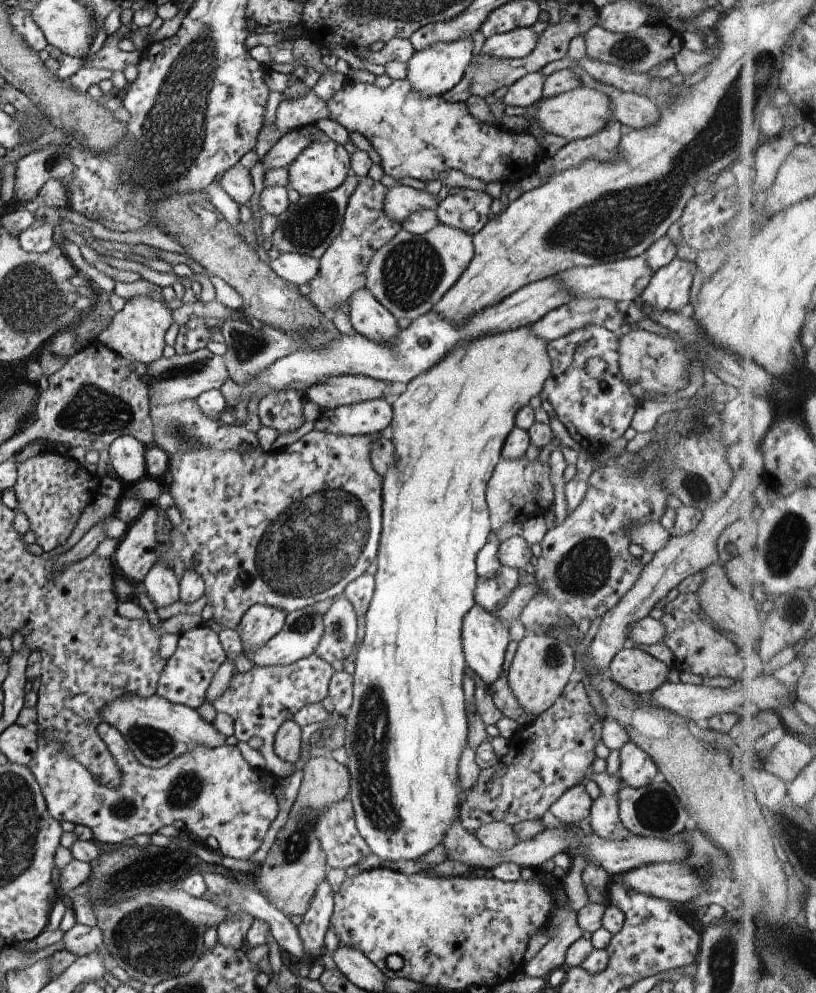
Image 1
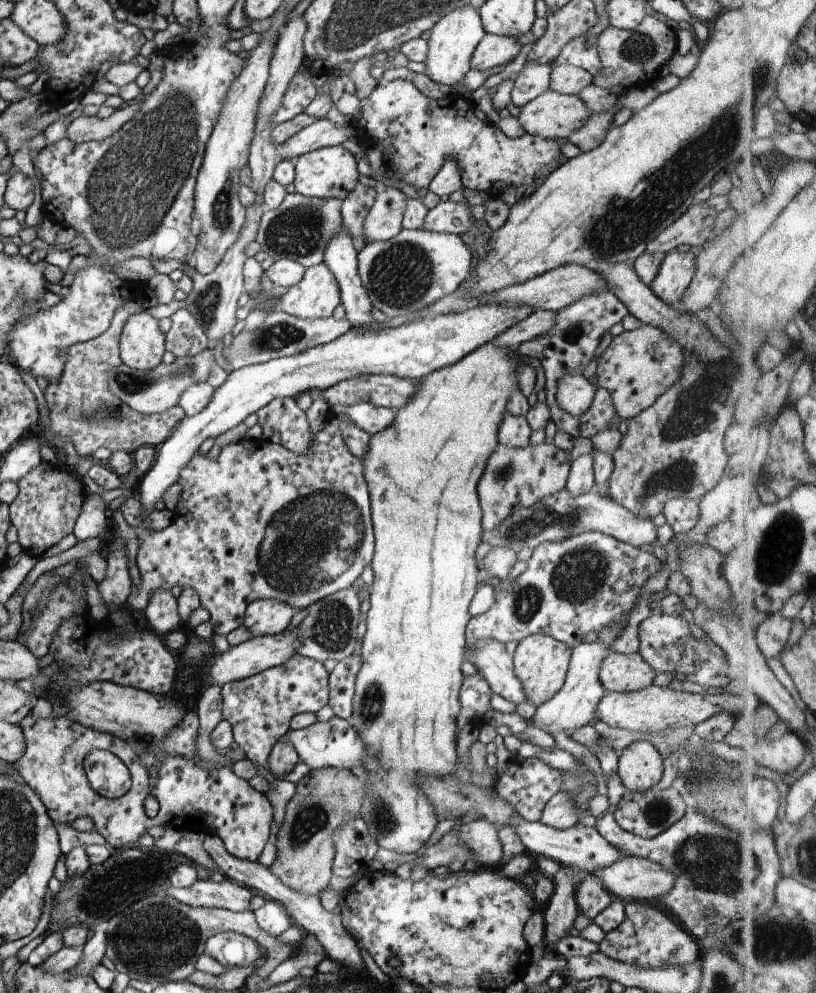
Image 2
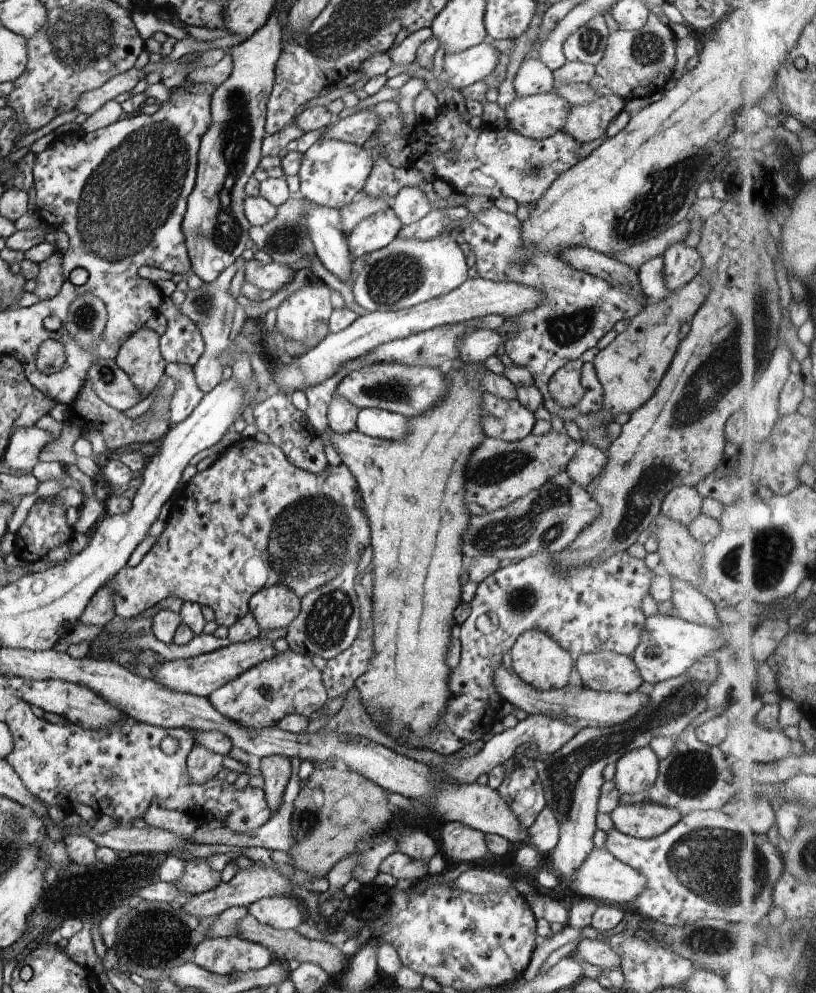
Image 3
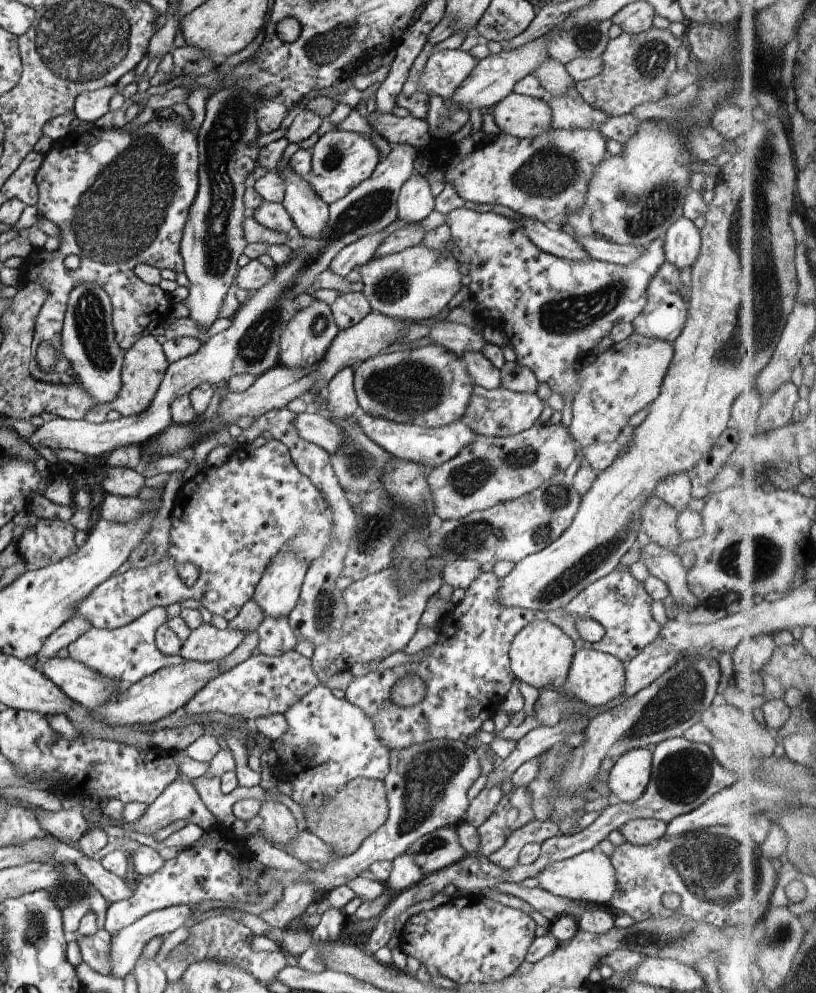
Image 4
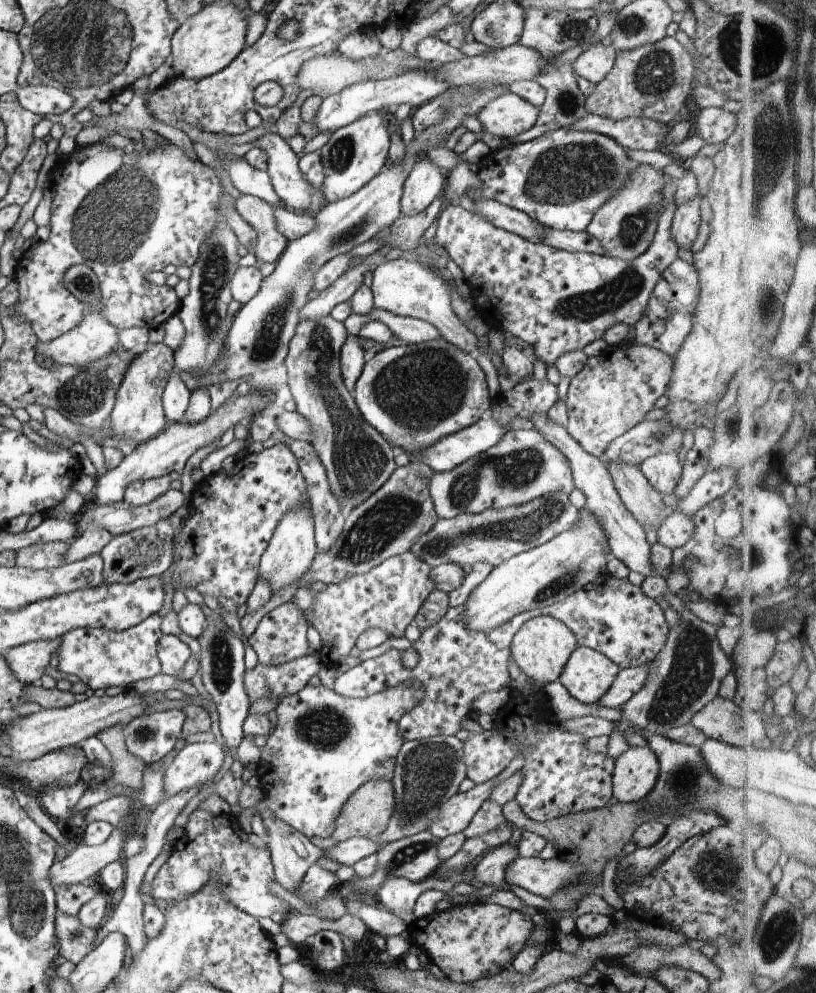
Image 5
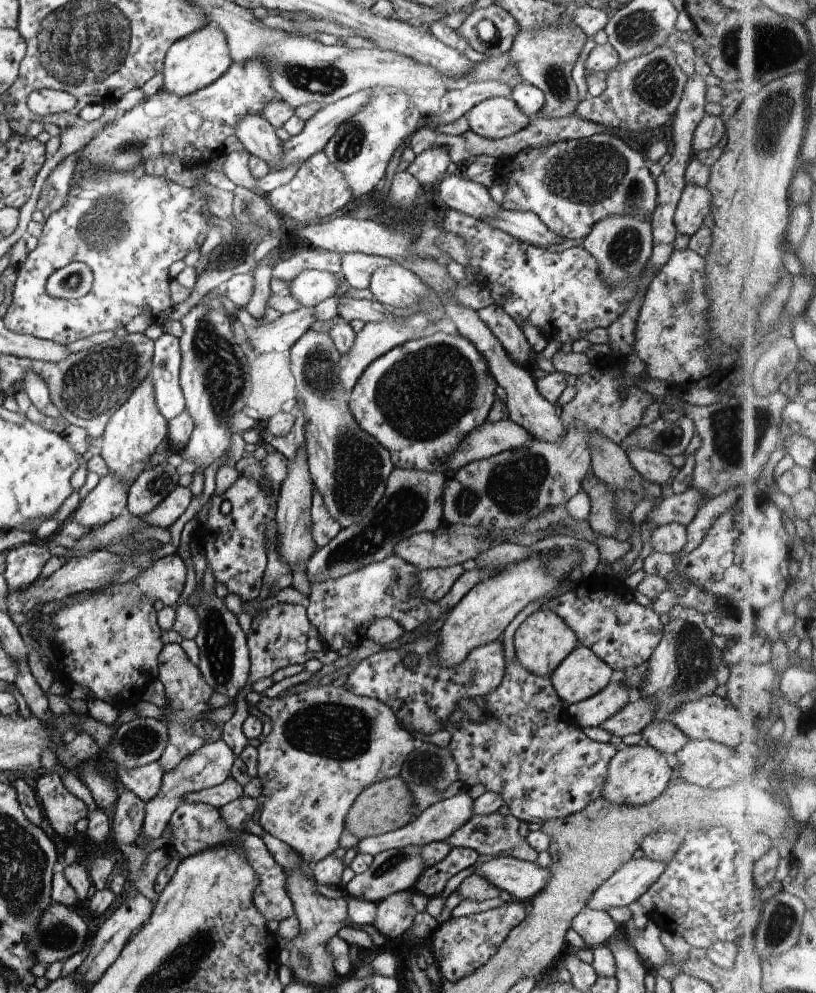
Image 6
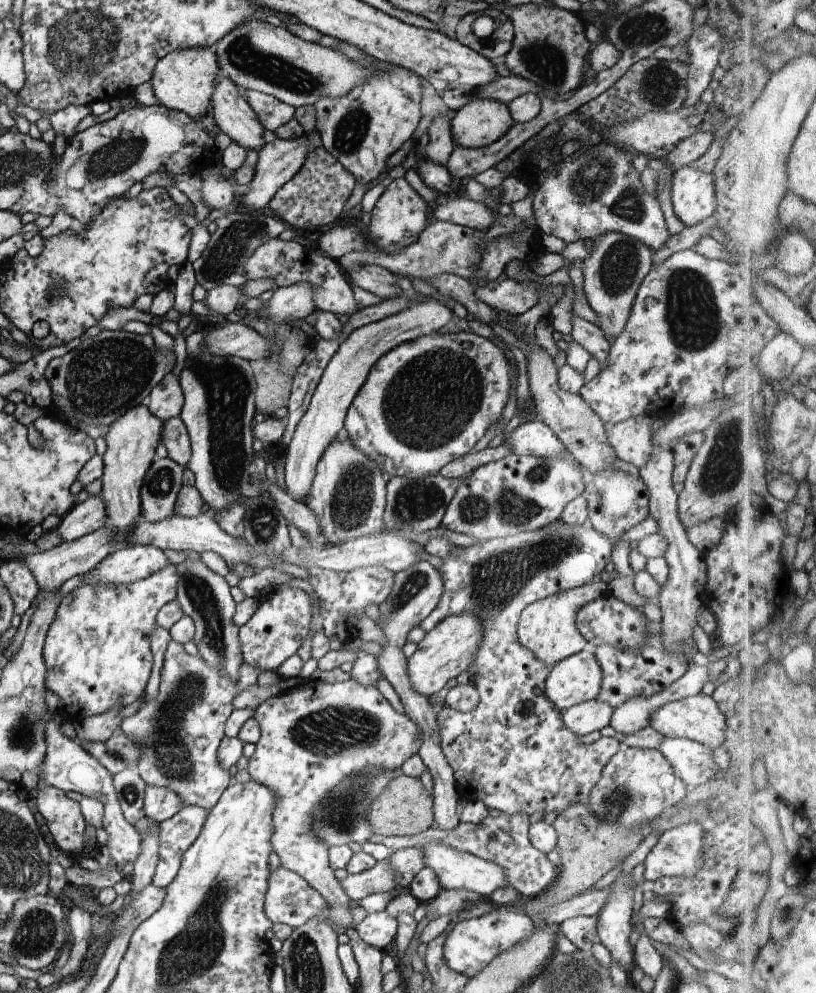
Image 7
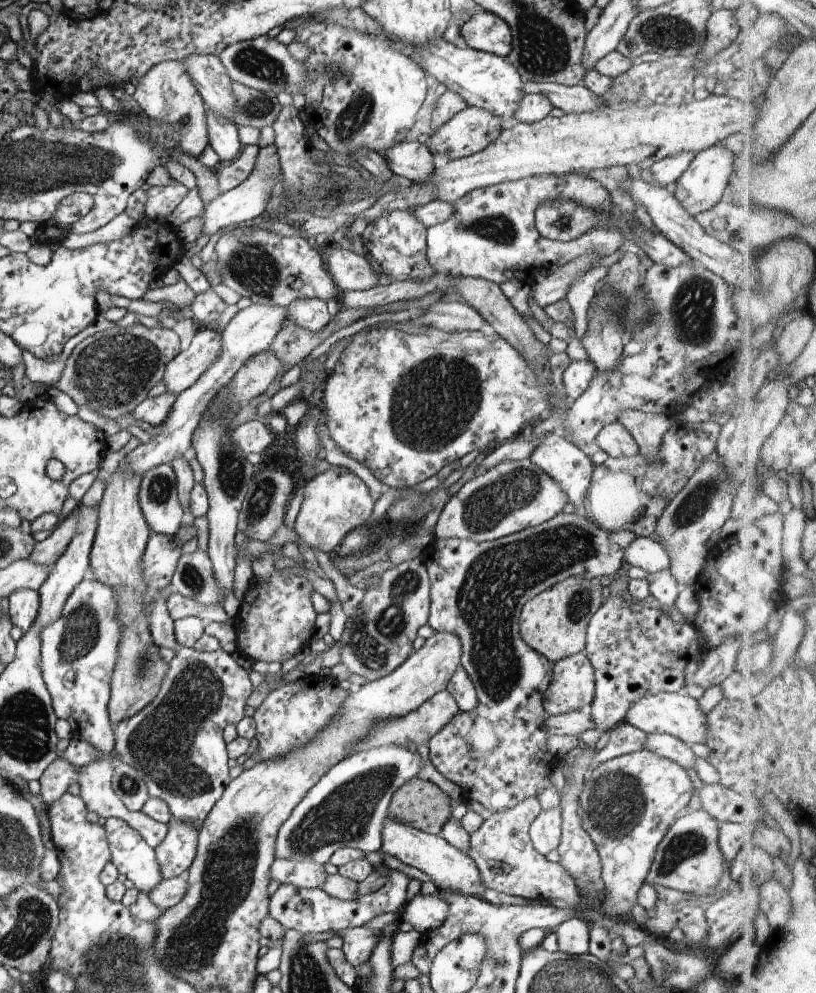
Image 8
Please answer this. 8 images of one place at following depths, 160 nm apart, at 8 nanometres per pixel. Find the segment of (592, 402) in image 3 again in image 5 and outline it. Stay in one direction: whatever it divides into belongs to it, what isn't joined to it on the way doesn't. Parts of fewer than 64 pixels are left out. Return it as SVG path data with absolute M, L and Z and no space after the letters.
M670 179L663 188L665 207L657 221L652 244L640 256L625 263L622 259L595 255L594 253L571 253L554 249L544 243L533 243L516 233L497 227L476 212L468 211L461 205L448 205L440 212L438 229L433 237L438 246L444 248L462 270L471 288L471 301L476 314L490 327L516 336L516 340L531 344L533 360L552 366L563 354L582 351L586 344L603 338L604 332L615 324L633 326L644 314L652 291L662 273L678 258L679 246L671 235L671 222L678 207L675 204L676 180Z

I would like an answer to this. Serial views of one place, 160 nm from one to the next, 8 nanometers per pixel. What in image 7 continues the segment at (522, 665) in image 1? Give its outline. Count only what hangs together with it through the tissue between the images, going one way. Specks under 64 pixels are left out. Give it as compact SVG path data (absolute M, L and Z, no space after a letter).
M603 581L588 582L581 587L569 589L558 596L550 595L537 599L529 604L522 612L517 624L517 637L519 643L526 647L532 654L548 667L558 664L561 660L589 648L587 640L576 628L575 618L580 607L588 601L604 595L607 584Z

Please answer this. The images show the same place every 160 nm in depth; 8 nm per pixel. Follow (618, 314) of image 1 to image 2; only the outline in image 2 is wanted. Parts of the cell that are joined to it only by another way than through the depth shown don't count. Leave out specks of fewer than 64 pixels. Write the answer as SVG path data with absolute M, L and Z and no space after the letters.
M538 309L522 322L512 325L507 331L497 336L493 343L517 349L522 343L528 343L539 336L545 335L555 326L557 311Z

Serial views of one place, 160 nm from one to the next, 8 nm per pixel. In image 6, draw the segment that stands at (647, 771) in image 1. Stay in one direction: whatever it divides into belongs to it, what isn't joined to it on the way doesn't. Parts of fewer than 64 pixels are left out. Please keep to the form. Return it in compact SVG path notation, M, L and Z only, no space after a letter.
M648 744L621 746L608 765L608 776L601 792L606 800L629 807L651 803L670 782L675 781L671 758Z

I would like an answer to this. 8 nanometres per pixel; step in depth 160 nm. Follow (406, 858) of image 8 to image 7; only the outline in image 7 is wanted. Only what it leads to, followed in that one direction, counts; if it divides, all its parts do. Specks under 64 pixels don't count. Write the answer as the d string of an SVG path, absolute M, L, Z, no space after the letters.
M428 845L420 848L425 856L425 866L432 867L439 876L439 881L443 888L462 889L477 892L484 898L489 898L497 888L512 888L512 883L508 882L504 867L495 862L484 860L470 853L461 853L452 847L444 845Z

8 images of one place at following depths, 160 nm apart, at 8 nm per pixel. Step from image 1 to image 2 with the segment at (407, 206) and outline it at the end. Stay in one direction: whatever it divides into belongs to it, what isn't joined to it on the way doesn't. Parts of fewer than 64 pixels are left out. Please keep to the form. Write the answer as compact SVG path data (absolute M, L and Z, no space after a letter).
M378 182L376 186L377 195L372 205L372 208L369 210L369 213L366 215L364 228L365 228L365 237L367 238L367 242L364 244L368 244L368 242L374 241L385 241L393 236L396 236L403 229L403 214L407 207L408 197L406 194L402 192L402 190L398 189L396 186L386 185L382 182Z

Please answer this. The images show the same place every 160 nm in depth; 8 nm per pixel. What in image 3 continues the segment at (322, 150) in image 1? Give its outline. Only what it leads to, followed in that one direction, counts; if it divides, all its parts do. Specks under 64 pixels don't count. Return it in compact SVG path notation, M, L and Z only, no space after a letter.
M322 138L304 153L297 174L301 182L299 195L312 204L340 210L352 202L355 194L363 190L372 167L370 152L363 146Z

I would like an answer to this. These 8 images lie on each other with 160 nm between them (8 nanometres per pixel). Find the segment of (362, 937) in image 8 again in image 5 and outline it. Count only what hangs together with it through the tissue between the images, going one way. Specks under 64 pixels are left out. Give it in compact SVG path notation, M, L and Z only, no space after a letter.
M432 875L420 882L412 882L404 877L391 876L388 877L377 890L377 900L381 902L390 913L398 915L404 923L410 924L415 920L413 916L413 908L417 898L428 889L439 889L446 895L451 891L452 880L440 882L440 879Z

